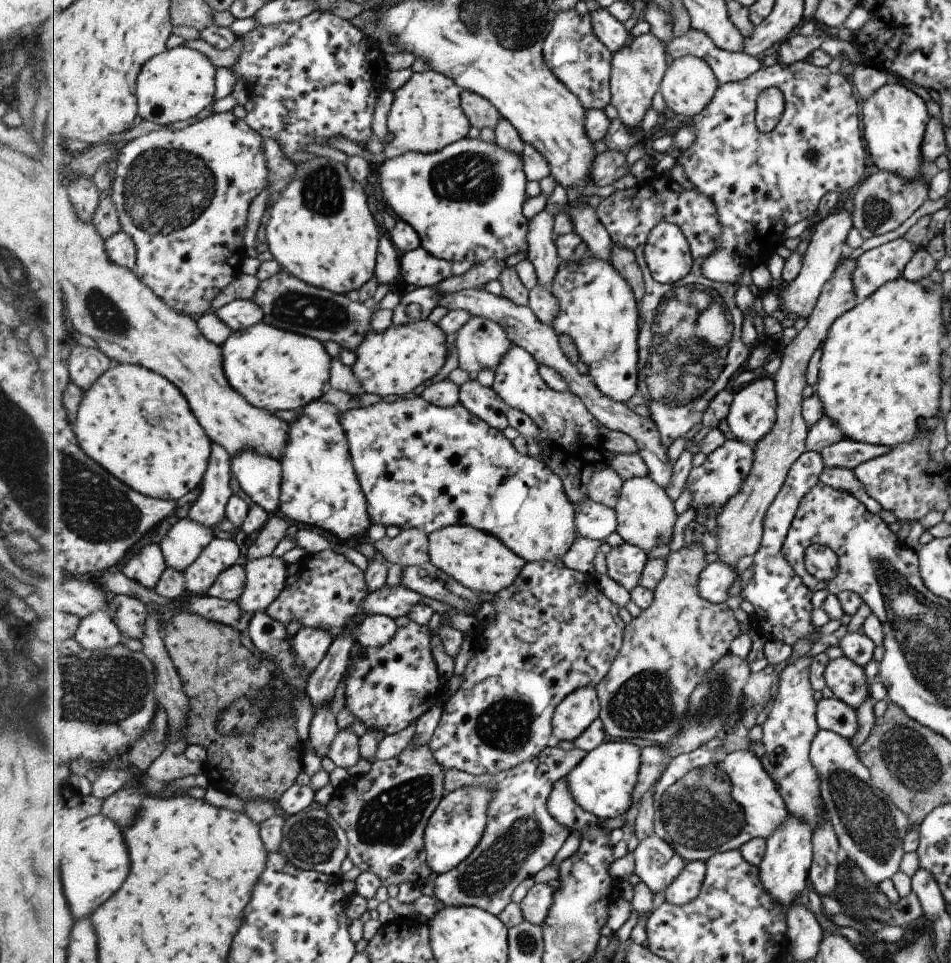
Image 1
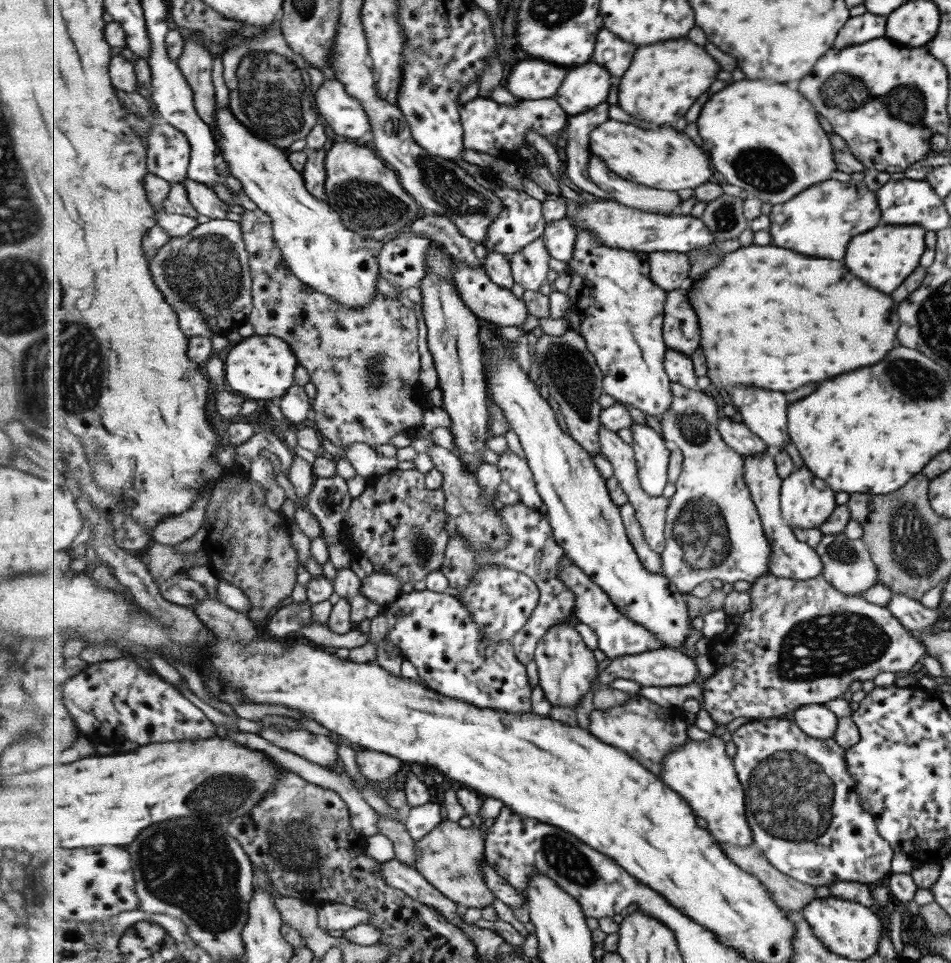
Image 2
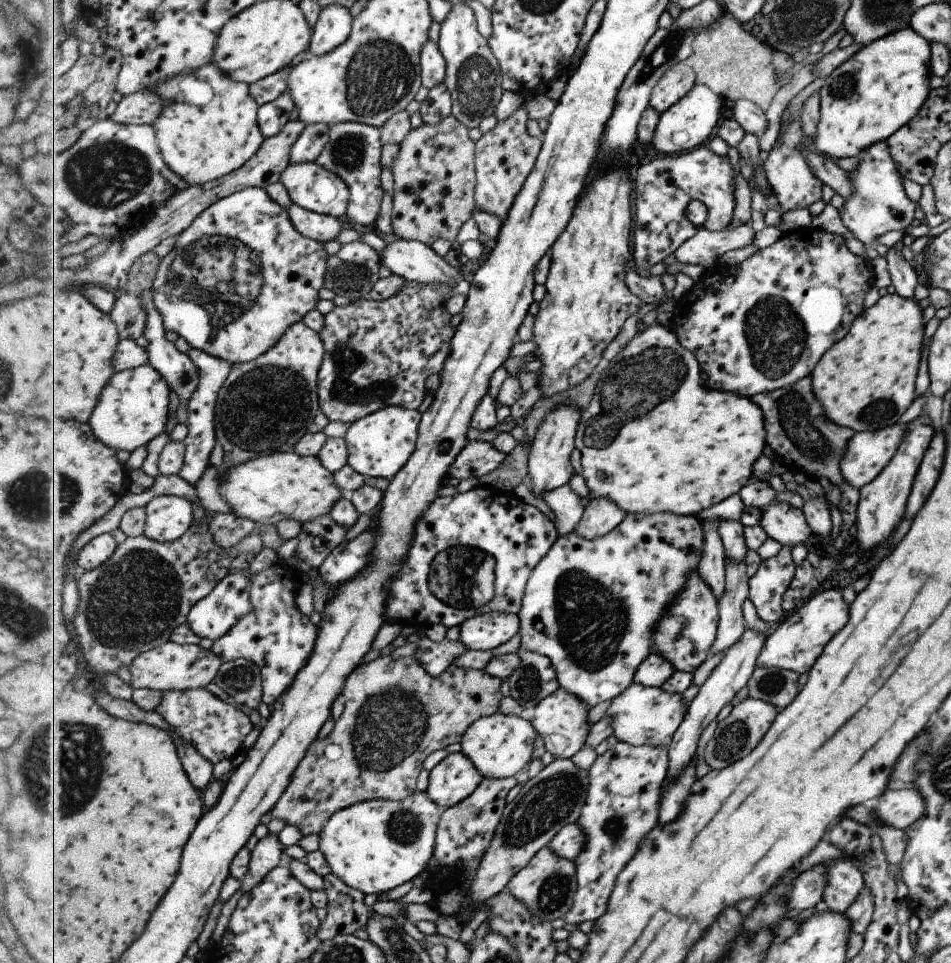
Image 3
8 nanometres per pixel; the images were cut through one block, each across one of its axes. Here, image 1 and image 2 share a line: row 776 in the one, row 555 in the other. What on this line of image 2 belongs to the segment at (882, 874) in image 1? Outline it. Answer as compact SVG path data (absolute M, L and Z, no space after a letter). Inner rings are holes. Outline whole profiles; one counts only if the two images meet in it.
M843 533L822 535L821 540L813 547L823 562L821 576L841 594L862 594L878 582L875 563L870 557L866 543L861 539L847 538Z

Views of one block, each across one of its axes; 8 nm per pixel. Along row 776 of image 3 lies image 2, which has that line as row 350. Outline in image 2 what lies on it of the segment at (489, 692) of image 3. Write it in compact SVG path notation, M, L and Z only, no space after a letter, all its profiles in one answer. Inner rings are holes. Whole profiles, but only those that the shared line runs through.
M245 210L239 222L254 277L254 309L250 314L250 324L256 335L276 335L289 343L300 366L309 373L310 381L316 388L313 411L321 435L345 452L356 442L364 442L375 448L379 444L389 444L397 433L416 432L423 420L423 410L433 405L427 402L431 392L423 394L419 386L419 318L413 307L407 308L400 300L378 292L374 301L364 308L349 308L297 278L284 261L282 250L274 237L272 218L265 211Z

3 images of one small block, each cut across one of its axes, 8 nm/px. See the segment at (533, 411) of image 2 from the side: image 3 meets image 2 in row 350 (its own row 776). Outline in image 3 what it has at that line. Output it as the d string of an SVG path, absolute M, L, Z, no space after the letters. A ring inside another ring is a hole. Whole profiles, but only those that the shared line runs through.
M496 713L479 718L477 722L471 724L461 740L461 752L470 758L484 778L519 777L519 772L526 769L531 762L537 734L528 715L510 716Z

